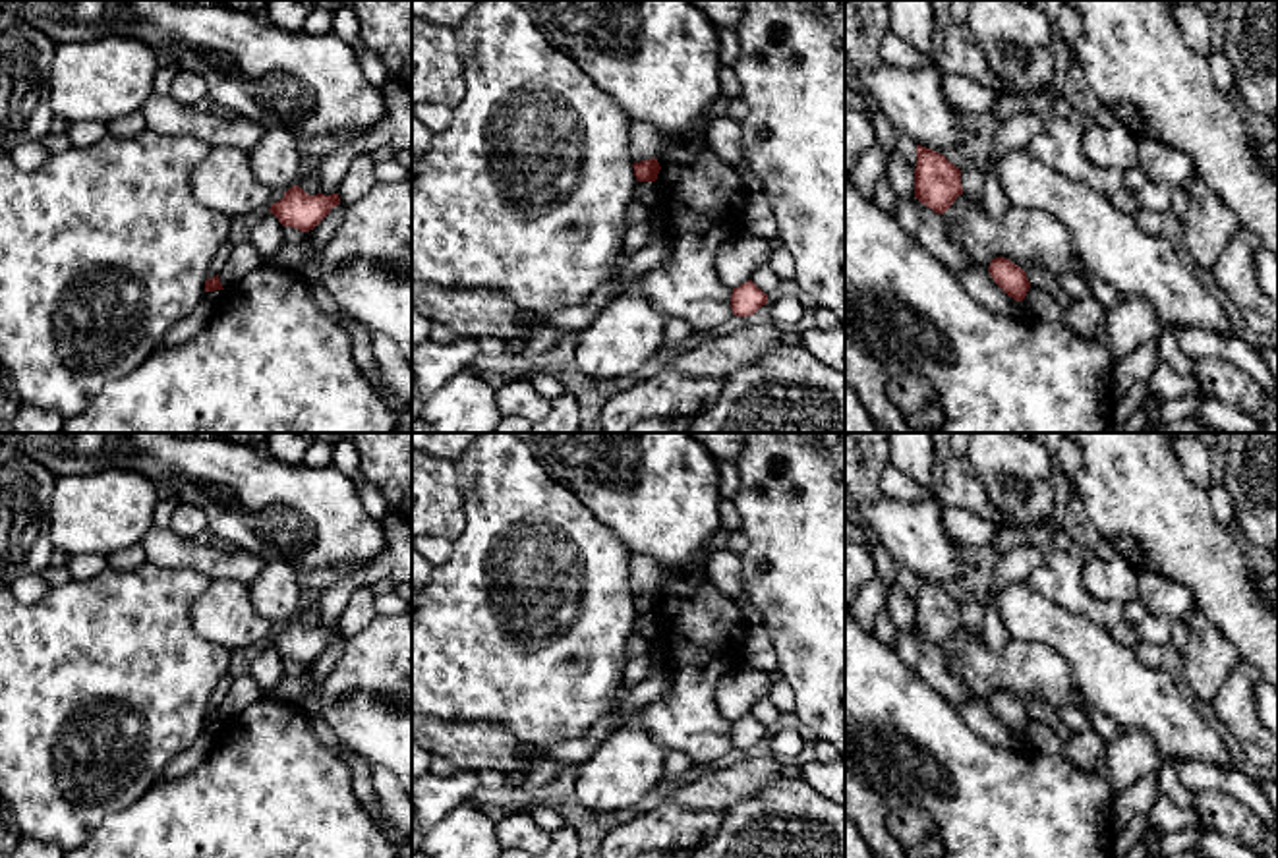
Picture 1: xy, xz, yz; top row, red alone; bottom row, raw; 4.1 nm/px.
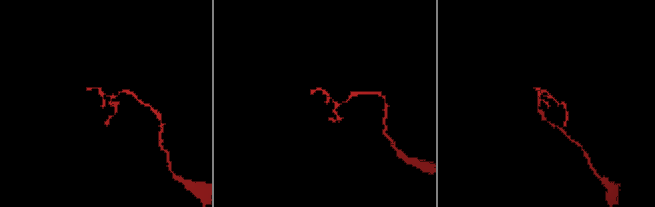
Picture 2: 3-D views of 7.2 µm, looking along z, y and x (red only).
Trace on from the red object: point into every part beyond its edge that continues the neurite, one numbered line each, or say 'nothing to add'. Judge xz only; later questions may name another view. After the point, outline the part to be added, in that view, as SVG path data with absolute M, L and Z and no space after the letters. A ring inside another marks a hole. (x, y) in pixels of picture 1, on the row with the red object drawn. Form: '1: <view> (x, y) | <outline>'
nothing to add

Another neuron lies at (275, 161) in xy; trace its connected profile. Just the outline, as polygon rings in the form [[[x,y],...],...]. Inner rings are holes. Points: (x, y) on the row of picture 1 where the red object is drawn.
[[[278,126],[267,129],[261,141],[249,151],[249,164],[255,180],[271,191],[288,191],[298,186],[304,170],[298,151],[298,135]]]

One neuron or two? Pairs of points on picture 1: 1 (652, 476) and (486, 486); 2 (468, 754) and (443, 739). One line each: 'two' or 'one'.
1: two
2: one

